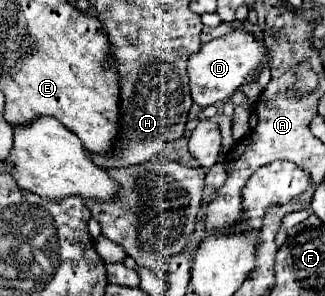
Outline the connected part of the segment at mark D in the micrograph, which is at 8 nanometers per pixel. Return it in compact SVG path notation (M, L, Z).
M231 30L227 36L203 44L201 50L193 54L187 62L193 102L205 108L229 100L229 96L237 88L241 88L243 80L261 66L265 56L267 56L267 48L263 48L263 42L259 42L253 34L247 34L247 30Z

